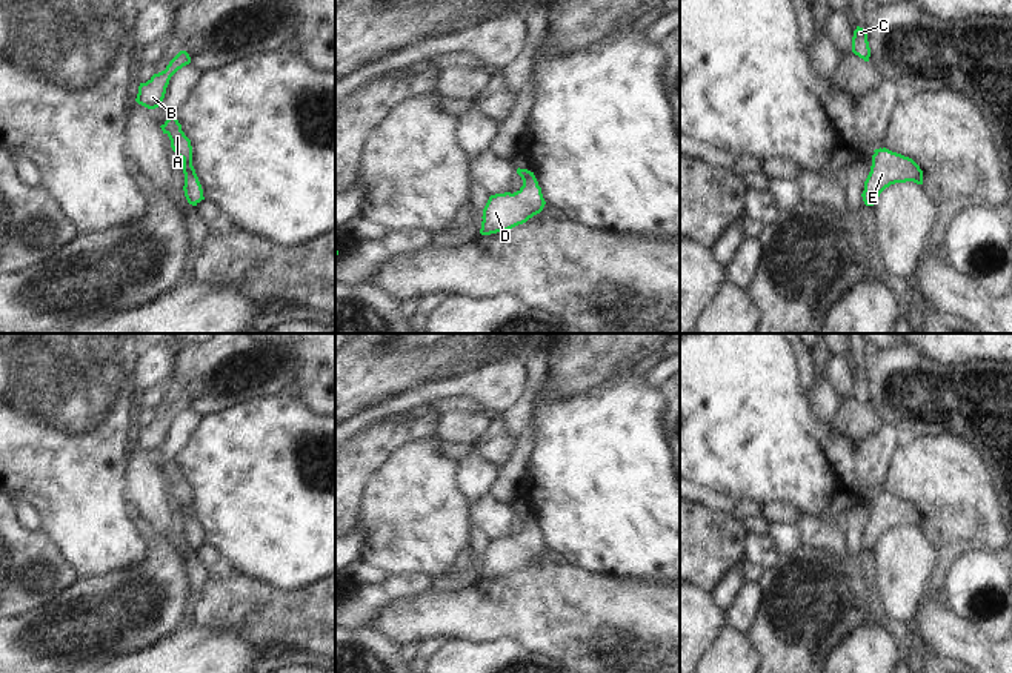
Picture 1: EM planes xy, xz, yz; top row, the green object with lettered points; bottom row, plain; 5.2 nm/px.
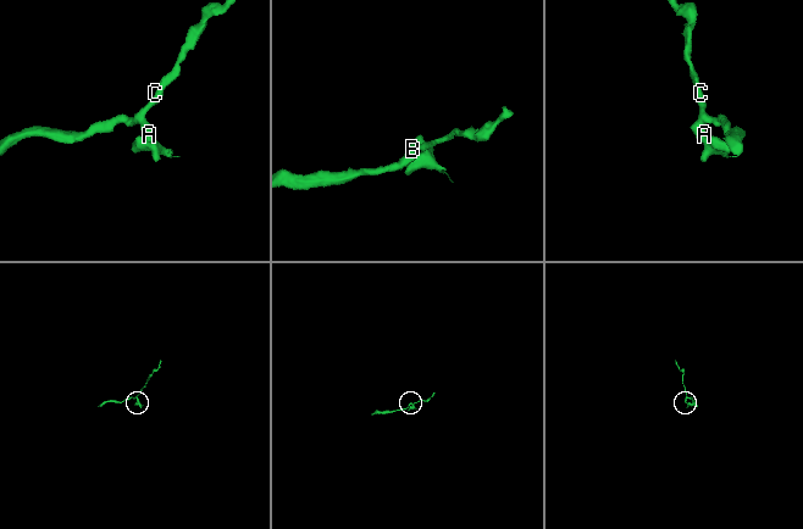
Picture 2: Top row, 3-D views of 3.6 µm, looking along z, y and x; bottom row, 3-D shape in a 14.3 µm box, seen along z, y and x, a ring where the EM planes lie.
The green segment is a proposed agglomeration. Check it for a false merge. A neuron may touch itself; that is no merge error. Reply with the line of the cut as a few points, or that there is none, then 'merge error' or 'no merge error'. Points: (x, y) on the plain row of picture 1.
no cut; no merge error

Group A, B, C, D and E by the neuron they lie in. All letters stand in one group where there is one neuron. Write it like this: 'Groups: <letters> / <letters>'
Groups: A B C D E.

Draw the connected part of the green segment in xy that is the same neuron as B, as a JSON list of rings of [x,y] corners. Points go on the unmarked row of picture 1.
[[[180,395],[166,410],[165,415],[154,418],[146,427],[140,427],[135,446],[148,453],[155,453],[161,449],[171,421],[191,407],[186,395]]]

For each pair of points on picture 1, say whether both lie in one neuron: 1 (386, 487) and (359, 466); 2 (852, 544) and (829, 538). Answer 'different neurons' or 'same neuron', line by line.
1: different neurons
2: different neurons

